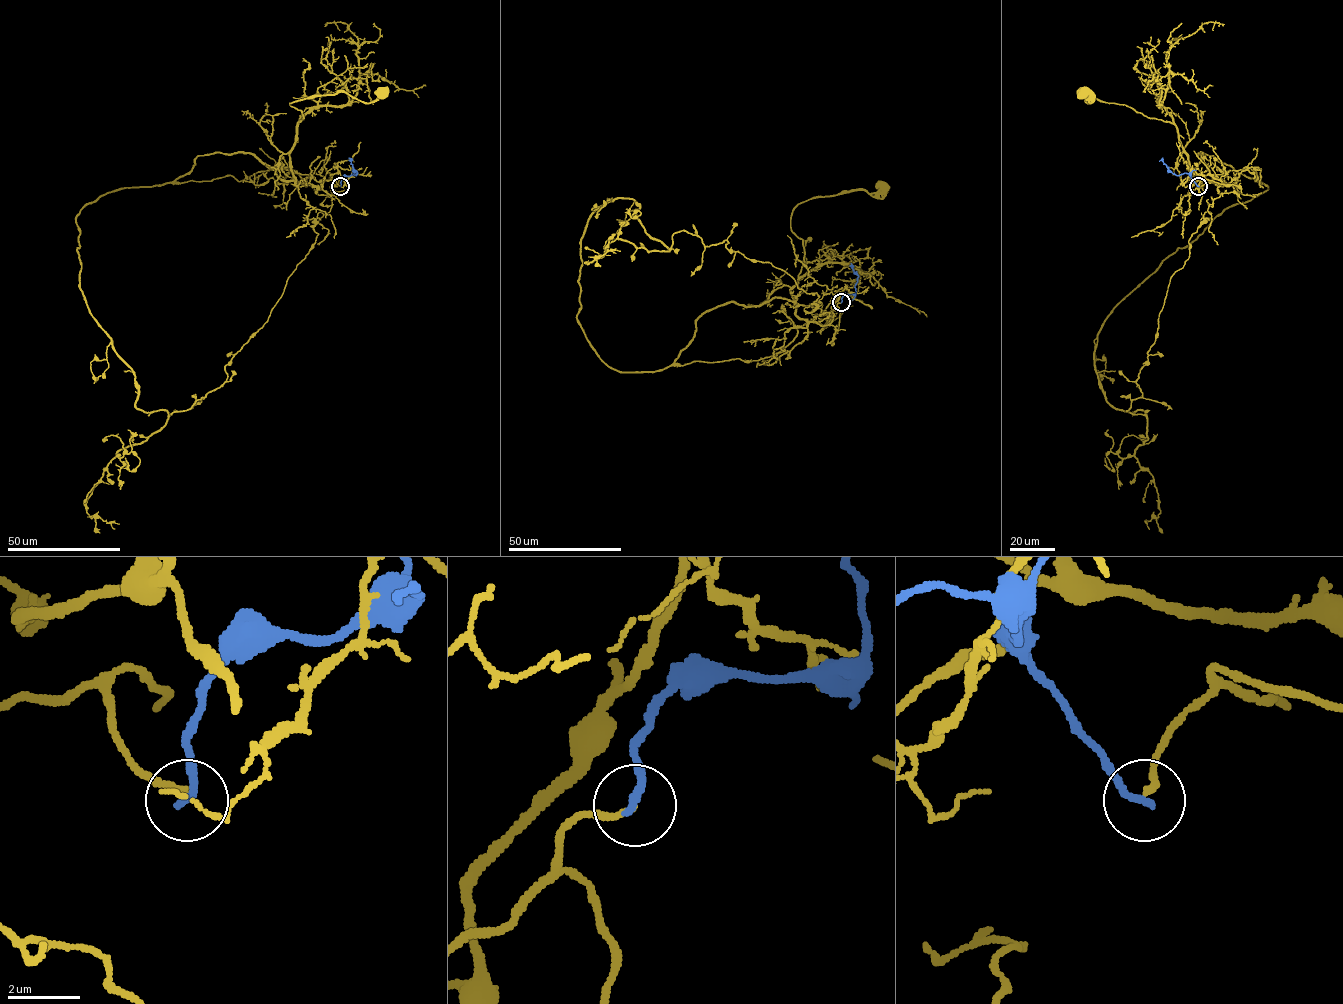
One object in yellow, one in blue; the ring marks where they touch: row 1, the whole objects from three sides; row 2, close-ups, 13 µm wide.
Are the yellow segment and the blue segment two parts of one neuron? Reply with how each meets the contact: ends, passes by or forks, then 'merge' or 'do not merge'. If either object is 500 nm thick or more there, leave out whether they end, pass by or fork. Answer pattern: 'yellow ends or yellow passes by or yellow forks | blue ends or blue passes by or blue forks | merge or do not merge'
yellow ends | blue ends | do not merge

